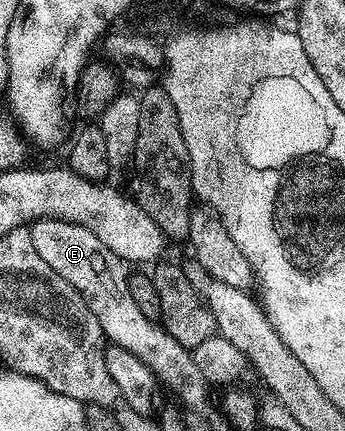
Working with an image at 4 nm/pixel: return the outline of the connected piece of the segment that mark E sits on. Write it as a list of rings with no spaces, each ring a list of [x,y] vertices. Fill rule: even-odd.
[[[50,217],[37,219],[29,227],[29,232],[31,241],[35,241],[35,249],[39,253],[39,257],[43,257],[43,261],[47,261],[47,265],[51,265],[51,269],[55,269],[55,273],[59,273],[59,277],[63,277],[63,281],[67,281],[67,285],[71,285],[81,294],[83,301],[91,309],[91,313],[95,313],[95,321],[99,321],[101,332],[105,334],[106,340],[112,346],[122,347],[135,353],[135,357],[139,357],[139,361],[145,363],[160,382],[162,379],[171,390],[181,391],[181,395],[185,399],[193,399],[207,390],[205,379],[199,373],[199,369],[195,369],[195,361],[190,348],[179,345],[179,341],[175,341],[175,337],[168,335],[164,327],[143,317],[139,305],[135,305],[135,297],[131,297],[129,292],[129,279],[127,274],[125,275],[126,264],[115,253],[111,253],[111,249],[107,249],[103,245],[103,241],[99,241],[99,237],[95,237],[95,233],[74,223],[68,223],[65,219]]]

